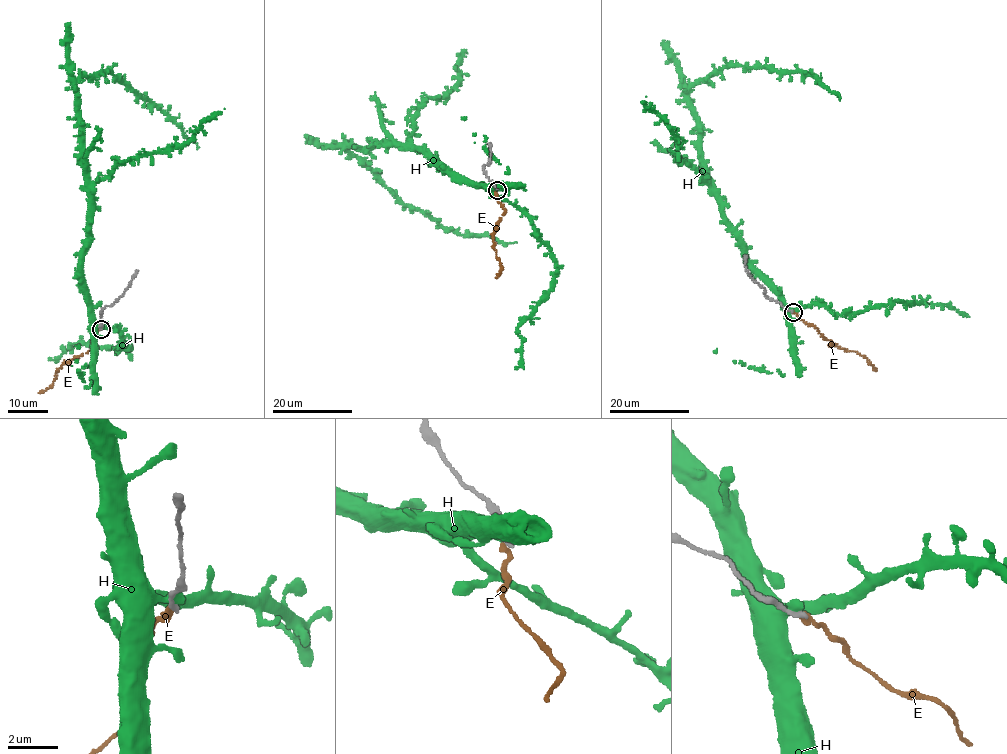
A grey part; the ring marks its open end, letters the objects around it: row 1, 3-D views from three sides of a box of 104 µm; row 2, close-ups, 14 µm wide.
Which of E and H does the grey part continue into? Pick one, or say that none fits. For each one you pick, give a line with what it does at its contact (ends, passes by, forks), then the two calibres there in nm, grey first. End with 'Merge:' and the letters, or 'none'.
Merge: none

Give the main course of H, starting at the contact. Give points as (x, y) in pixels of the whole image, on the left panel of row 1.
H: (100, 327), (80, 267), (90, 213), (77, 82), (84, 76), (108, 71), (165, 110), (196, 148)

